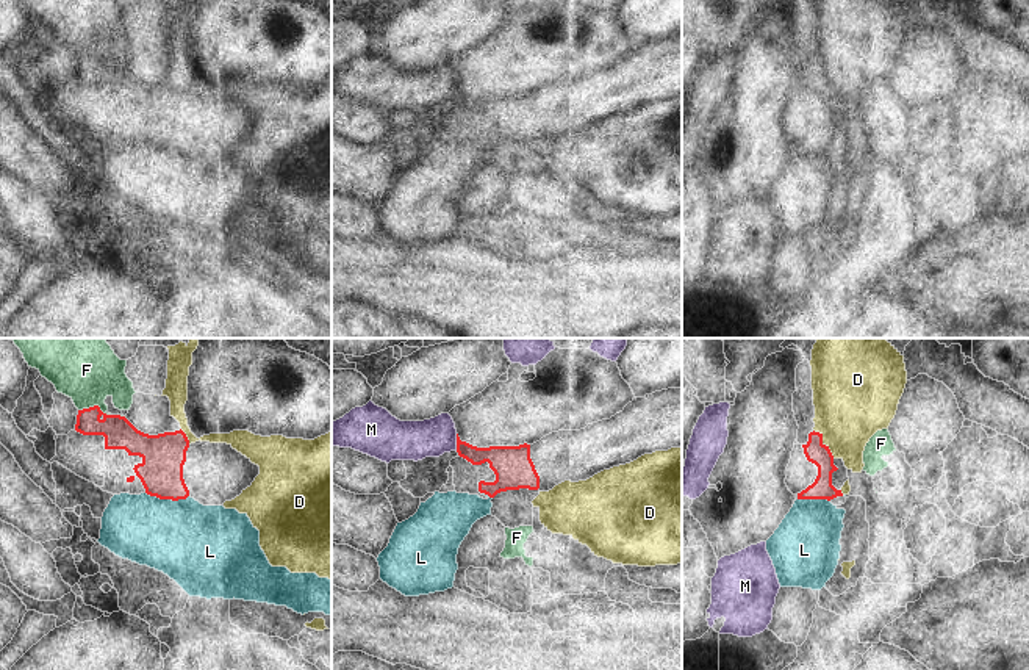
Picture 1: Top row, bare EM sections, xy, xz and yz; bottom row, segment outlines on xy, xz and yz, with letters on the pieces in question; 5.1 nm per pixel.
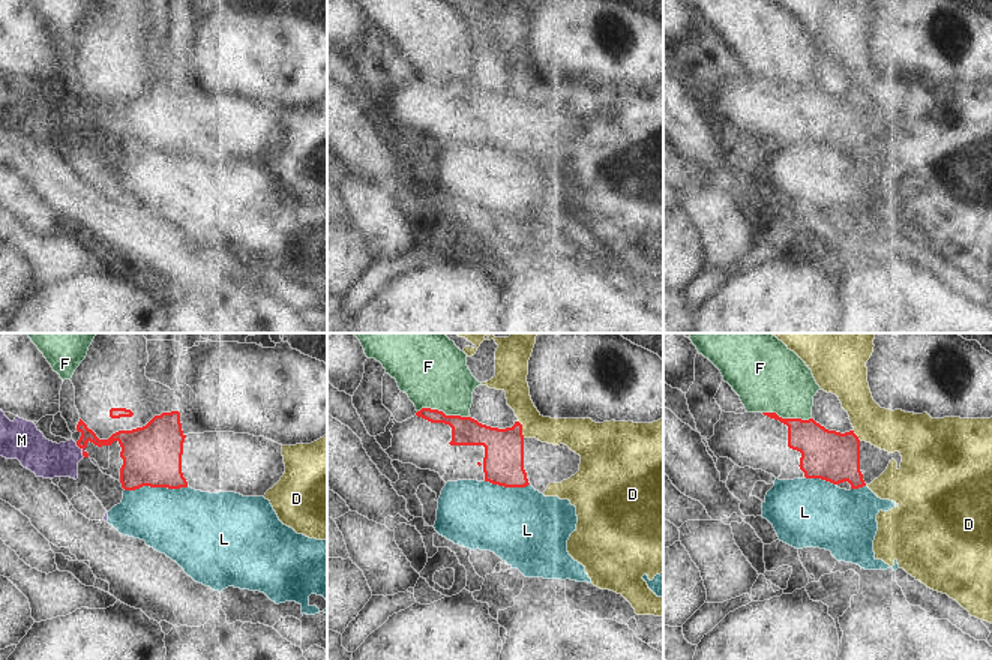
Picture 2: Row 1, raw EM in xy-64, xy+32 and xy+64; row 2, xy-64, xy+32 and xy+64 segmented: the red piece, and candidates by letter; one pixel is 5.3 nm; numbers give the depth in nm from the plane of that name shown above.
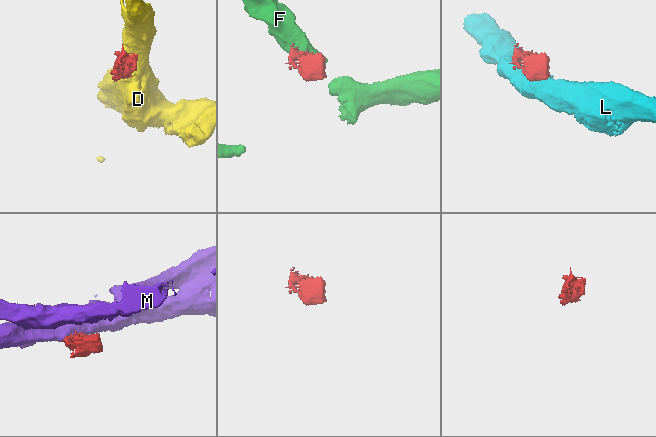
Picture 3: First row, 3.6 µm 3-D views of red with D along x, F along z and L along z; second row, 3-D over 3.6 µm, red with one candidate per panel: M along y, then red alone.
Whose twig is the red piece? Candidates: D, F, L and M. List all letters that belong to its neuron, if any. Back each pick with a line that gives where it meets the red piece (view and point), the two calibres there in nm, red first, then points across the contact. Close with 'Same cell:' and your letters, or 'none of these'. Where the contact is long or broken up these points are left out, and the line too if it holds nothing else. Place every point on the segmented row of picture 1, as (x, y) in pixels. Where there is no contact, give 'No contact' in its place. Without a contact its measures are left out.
Same cell: none of these

